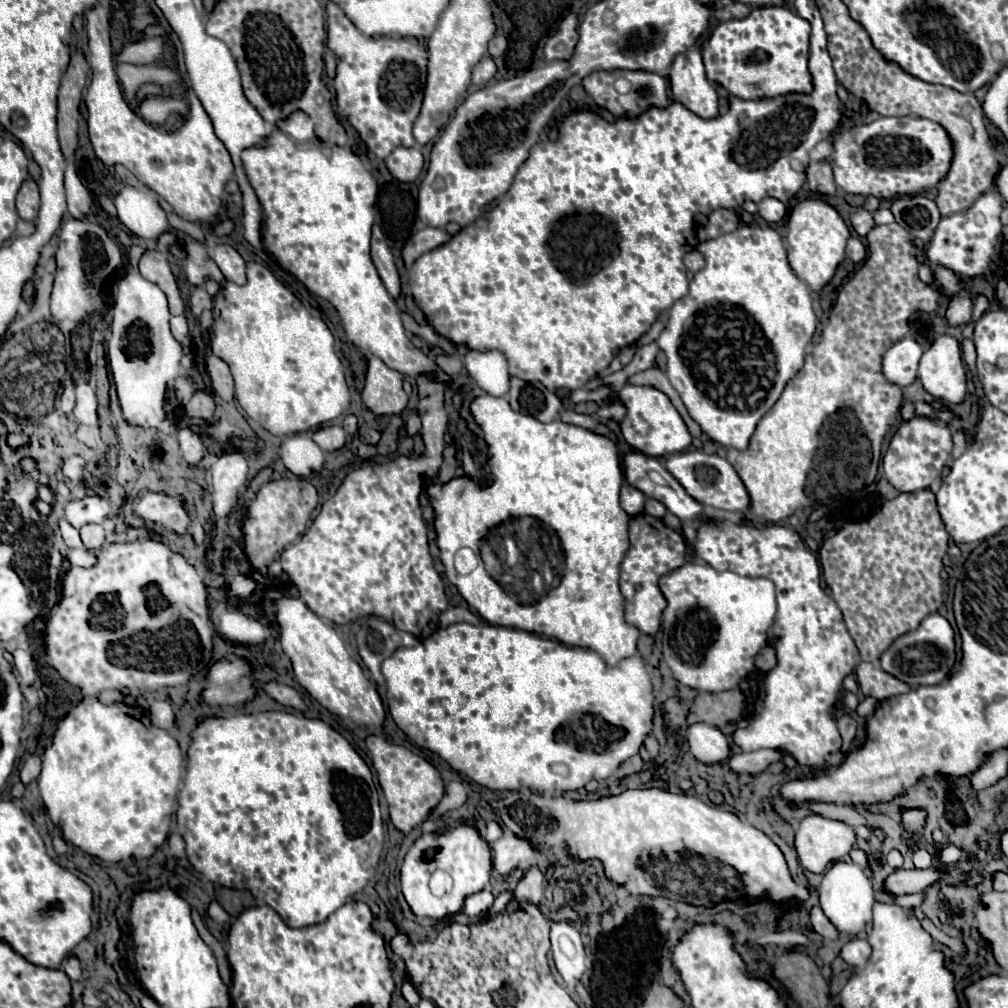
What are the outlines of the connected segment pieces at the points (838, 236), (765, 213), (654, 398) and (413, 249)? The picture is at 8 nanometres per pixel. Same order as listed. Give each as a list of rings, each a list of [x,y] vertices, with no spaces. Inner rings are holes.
[[[808,198],[798,202],[789,212],[787,218],[786,242],[788,242],[788,260],[792,270],[802,278],[812,290],[822,290],[824,284],[834,276],[838,264],[844,260],[846,240],[850,238],[850,230],[836,208],[826,204],[820,198]]]
[[[764,198],[758,204],[758,214],[766,222],[782,222],[786,218],[786,206],[776,198]]]
[[[625,384],[620,390],[620,400],[626,408],[626,416],[620,422],[620,430],[624,440],[632,448],[636,448],[646,456],[666,456],[666,454],[688,450],[688,446],[692,444],[692,436],[664,392],[660,392],[654,386]]]
[[[424,228],[424,230],[412,234],[402,248],[404,266],[410,268],[416,258],[420,258],[424,252],[430,252],[430,250],[438,248],[440,244],[448,242],[448,238],[450,236],[442,228]]]

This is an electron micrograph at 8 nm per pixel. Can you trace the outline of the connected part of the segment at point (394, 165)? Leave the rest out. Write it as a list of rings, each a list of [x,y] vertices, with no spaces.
[[[400,146],[386,158],[388,172],[400,182],[414,182],[420,176],[422,166],[424,166],[424,158],[418,148]]]

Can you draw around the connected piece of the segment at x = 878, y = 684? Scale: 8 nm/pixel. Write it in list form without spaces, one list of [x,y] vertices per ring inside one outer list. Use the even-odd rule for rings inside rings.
[[[868,662],[858,664],[856,676],[858,676],[858,684],[864,696],[874,696],[878,700],[886,700],[886,698],[892,698],[896,694],[904,694],[910,690],[908,684],[896,680],[894,676],[886,674],[884,670]]]

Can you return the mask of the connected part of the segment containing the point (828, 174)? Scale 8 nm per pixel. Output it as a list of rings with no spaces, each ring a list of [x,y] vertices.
[[[828,160],[810,162],[806,176],[808,176],[808,186],[812,192],[828,194],[828,196],[834,196],[838,192],[834,184],[834,176],[832,176],[832,166],[828,164]]]

